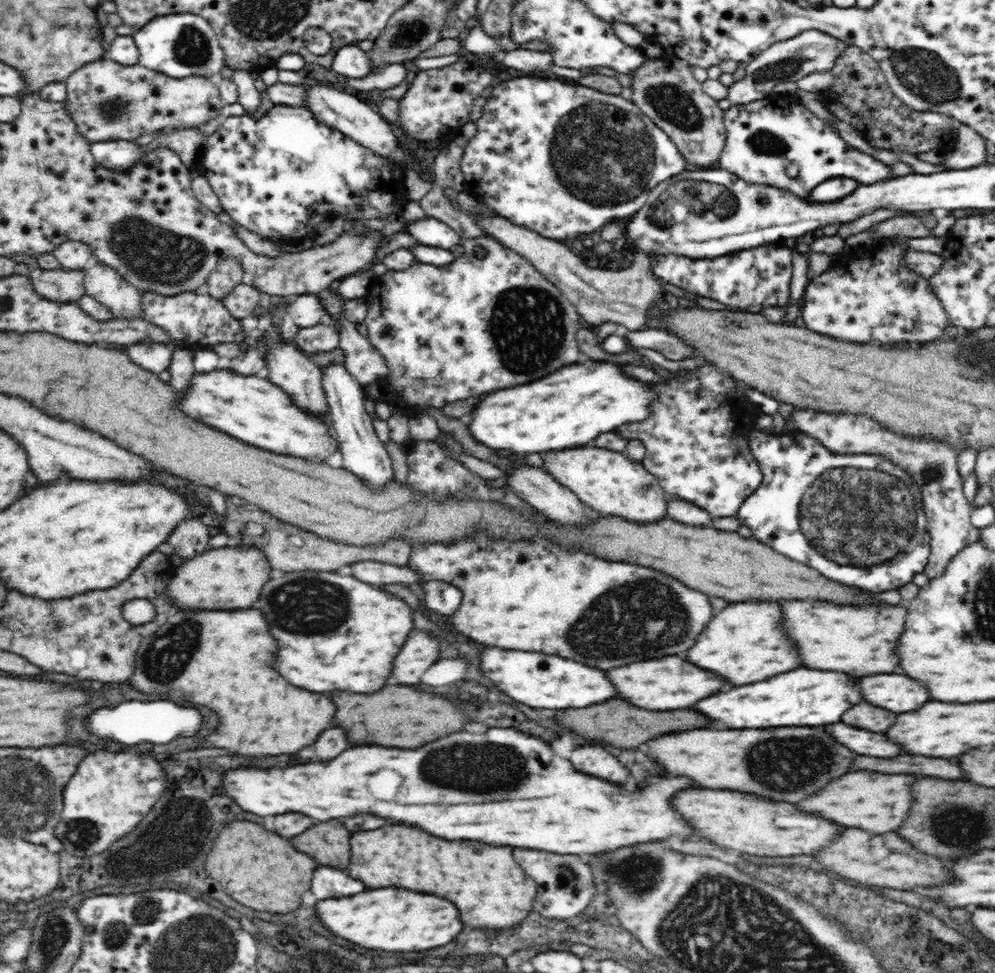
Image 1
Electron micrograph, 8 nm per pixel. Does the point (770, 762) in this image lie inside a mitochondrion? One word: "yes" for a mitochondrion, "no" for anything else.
yes

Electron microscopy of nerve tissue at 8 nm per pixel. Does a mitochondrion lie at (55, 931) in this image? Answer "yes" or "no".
yes

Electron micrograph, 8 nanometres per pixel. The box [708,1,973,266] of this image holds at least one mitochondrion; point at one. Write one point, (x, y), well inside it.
(924, 74)

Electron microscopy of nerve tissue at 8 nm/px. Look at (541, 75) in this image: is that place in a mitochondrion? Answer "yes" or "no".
no

